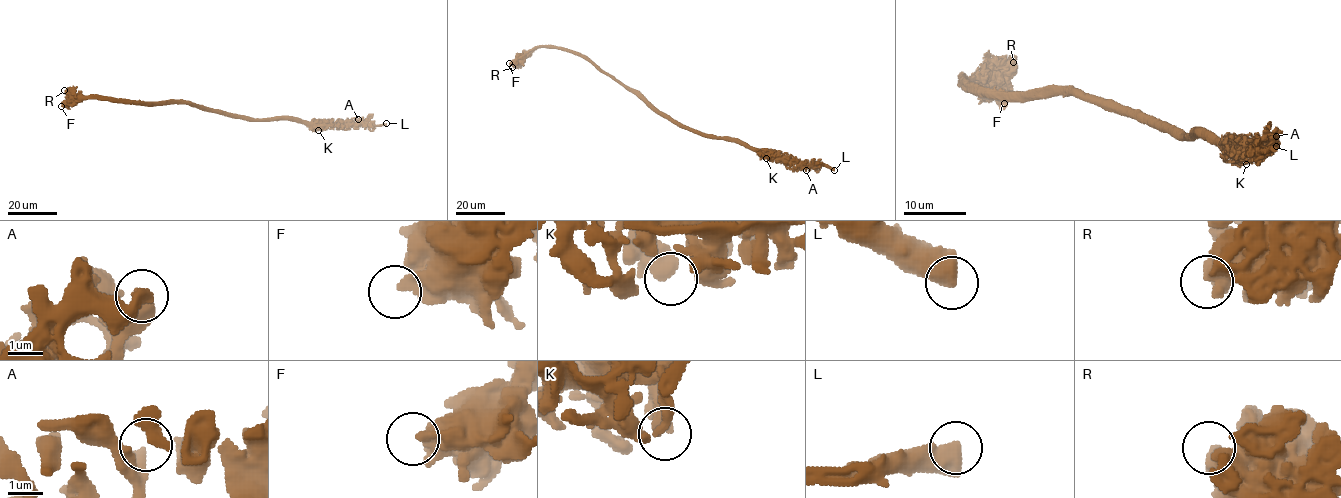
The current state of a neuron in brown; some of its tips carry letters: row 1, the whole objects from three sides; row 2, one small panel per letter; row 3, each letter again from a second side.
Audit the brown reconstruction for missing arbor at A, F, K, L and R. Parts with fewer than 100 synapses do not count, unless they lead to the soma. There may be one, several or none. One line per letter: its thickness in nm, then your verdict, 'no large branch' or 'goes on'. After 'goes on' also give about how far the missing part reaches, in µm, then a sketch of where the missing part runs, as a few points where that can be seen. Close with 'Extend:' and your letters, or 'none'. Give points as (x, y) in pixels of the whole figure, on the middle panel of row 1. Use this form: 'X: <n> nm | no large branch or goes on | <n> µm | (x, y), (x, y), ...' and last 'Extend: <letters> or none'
A: 460 nm | no large branch
F: 420 nm | no large branch
K: 480 nm | no large branch
L: 650 nm | goes on | 15 µm | (834, 170), (842, 178), (846, 191)
R: 600 nm | no large branch
Extend: L

